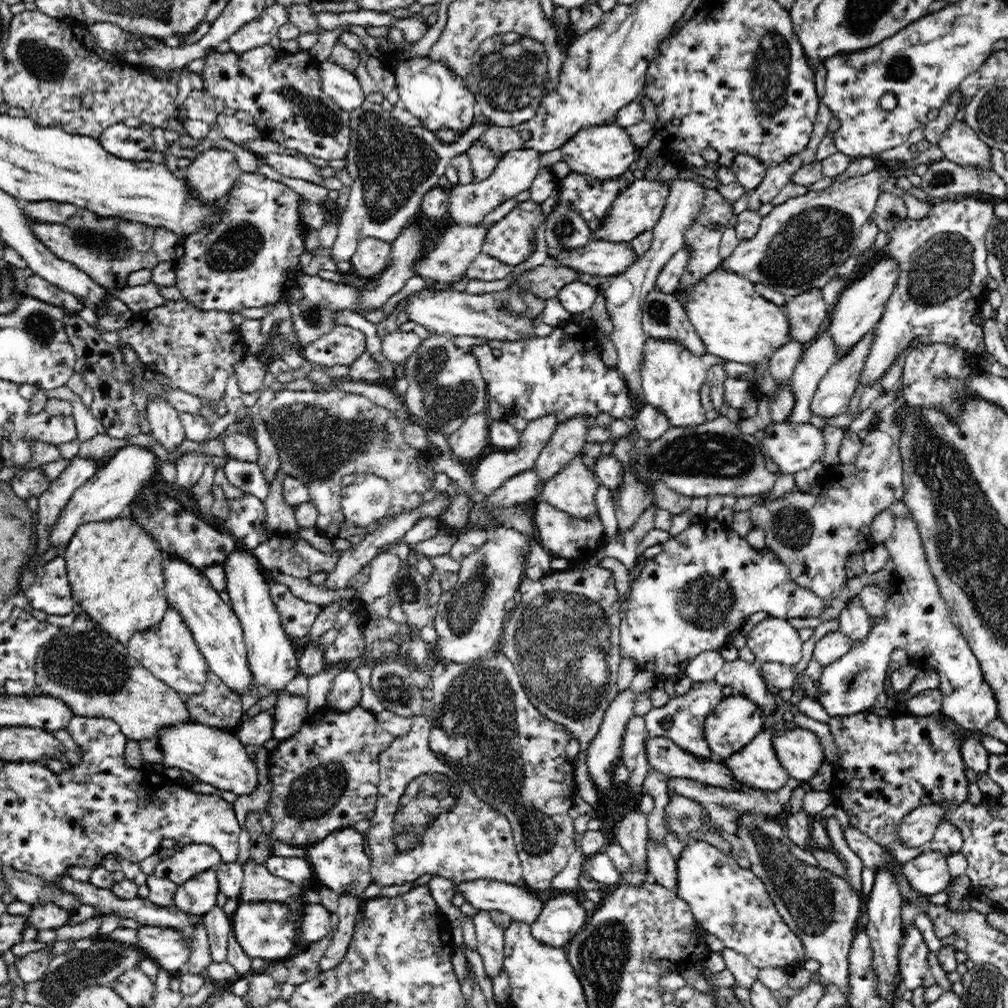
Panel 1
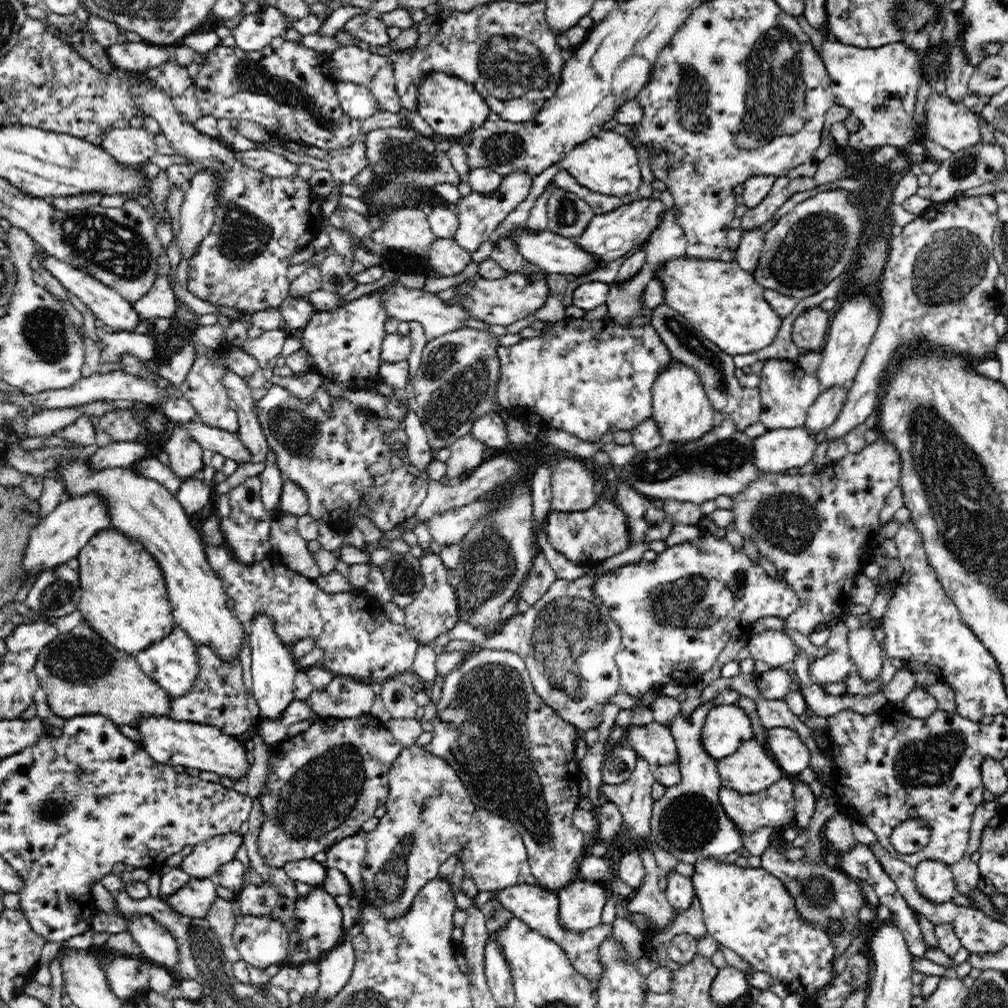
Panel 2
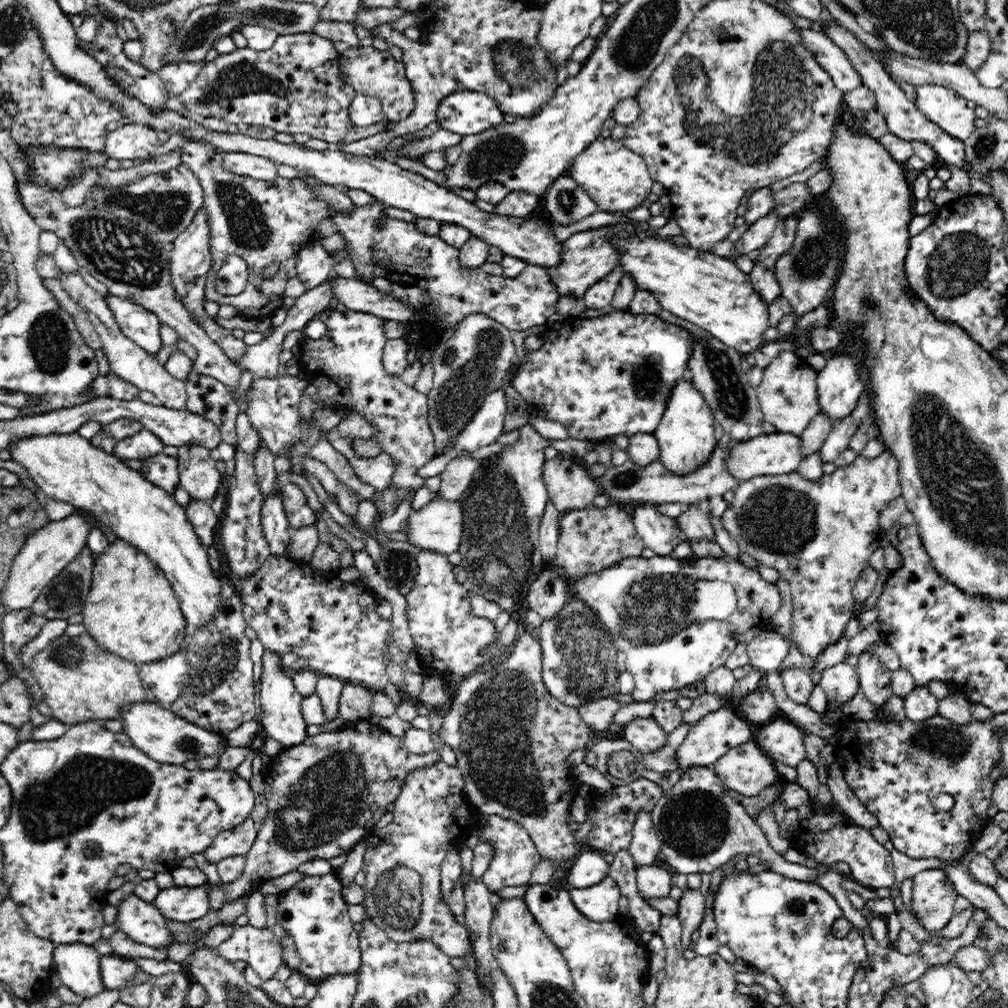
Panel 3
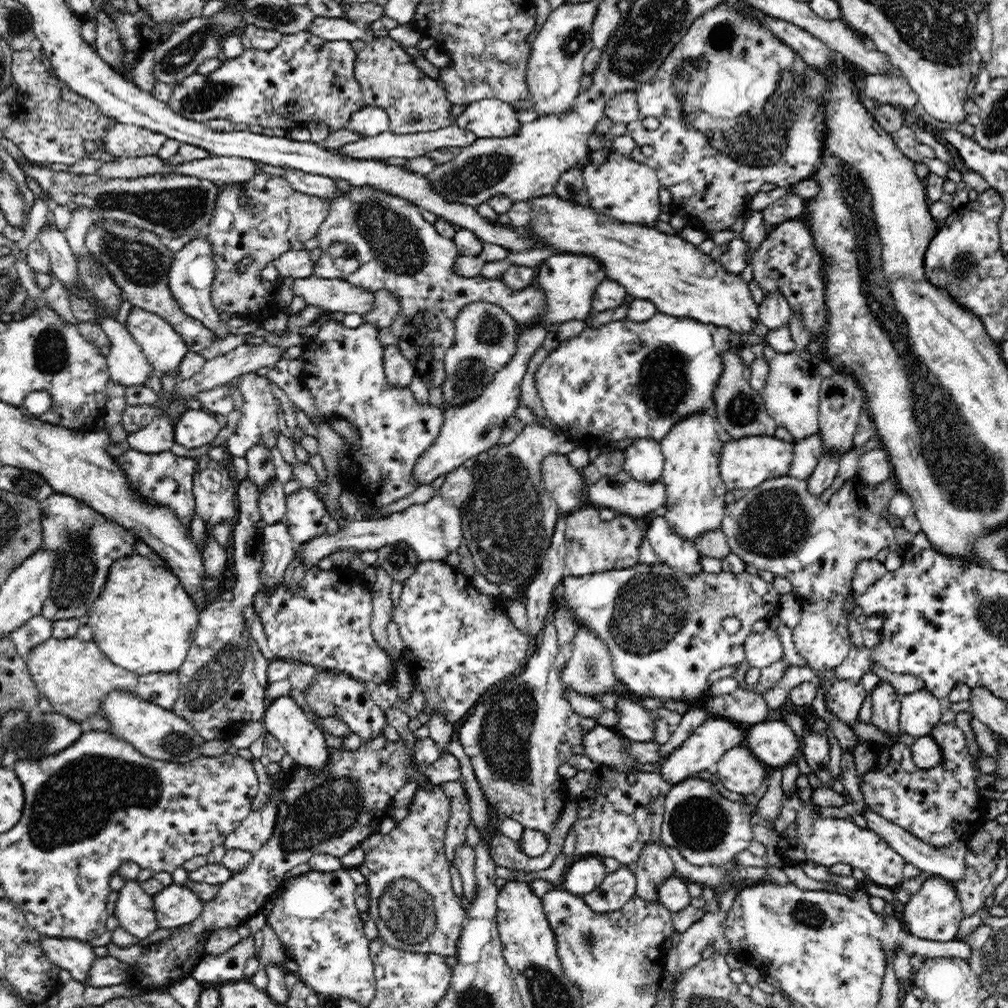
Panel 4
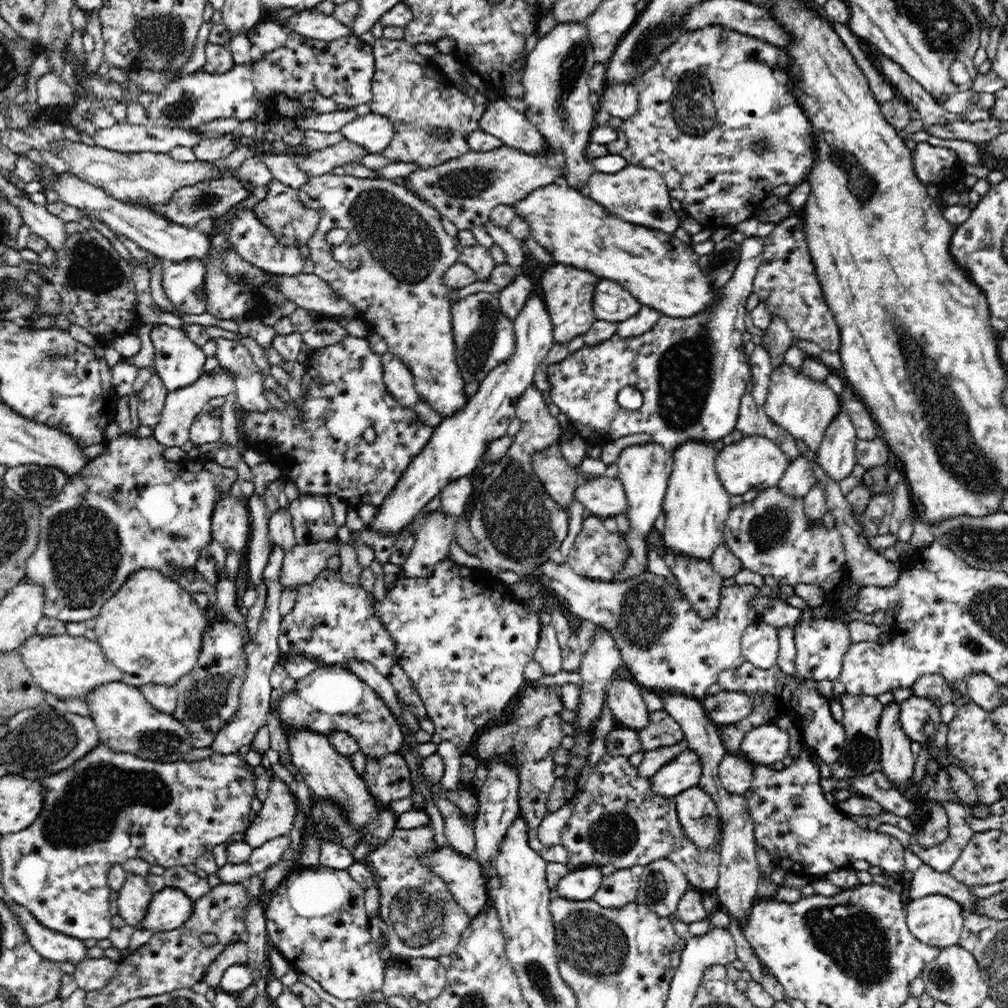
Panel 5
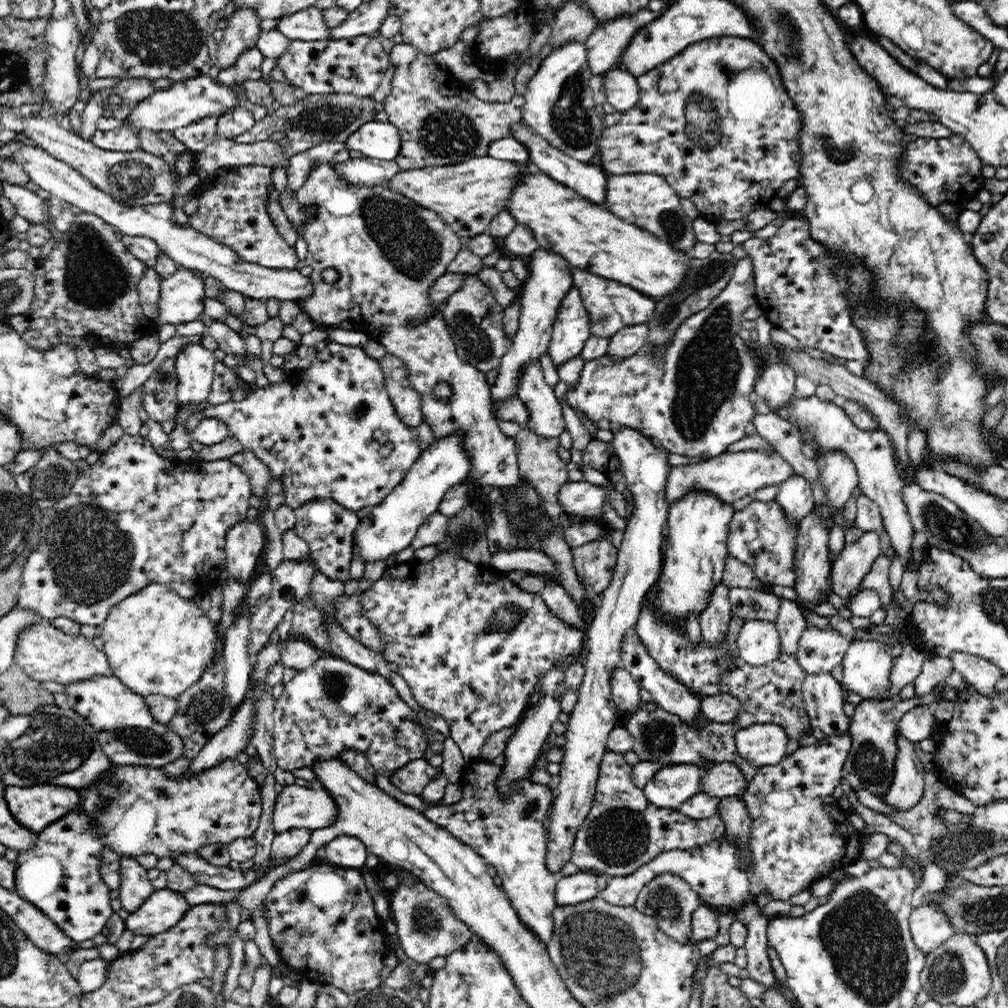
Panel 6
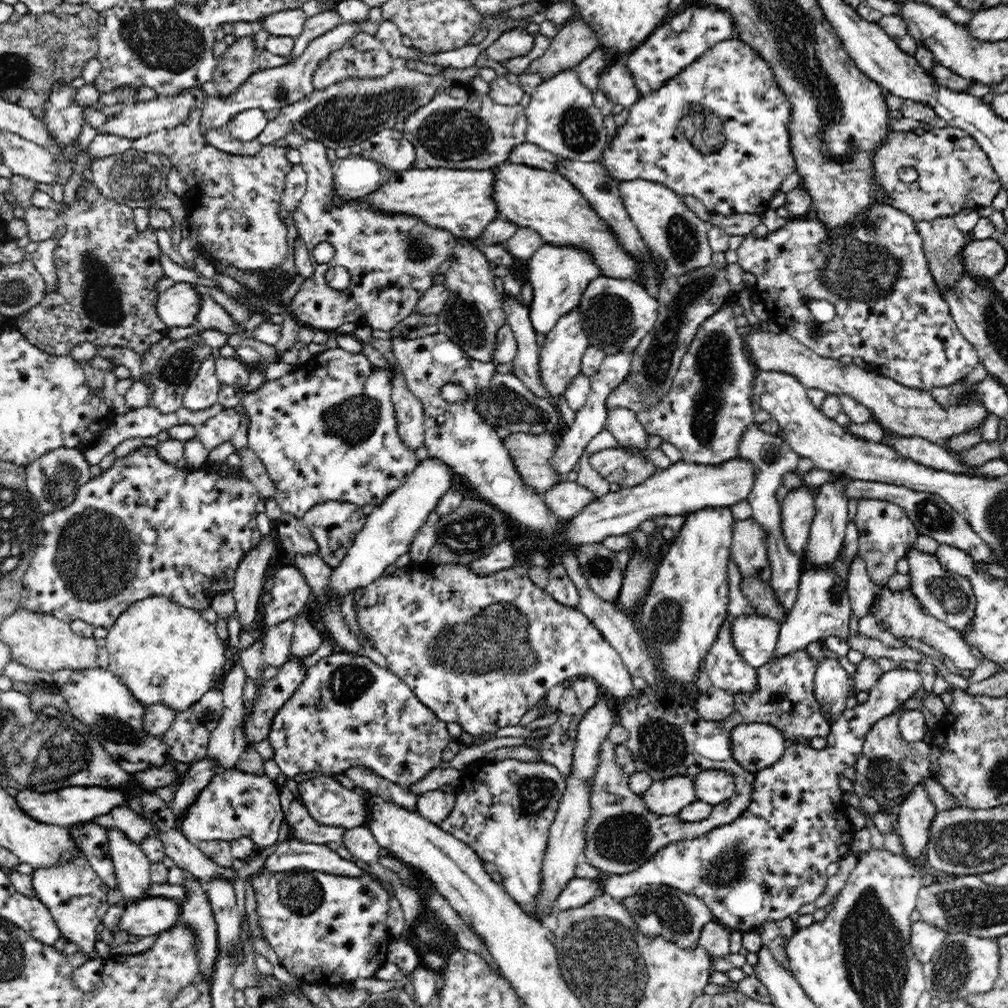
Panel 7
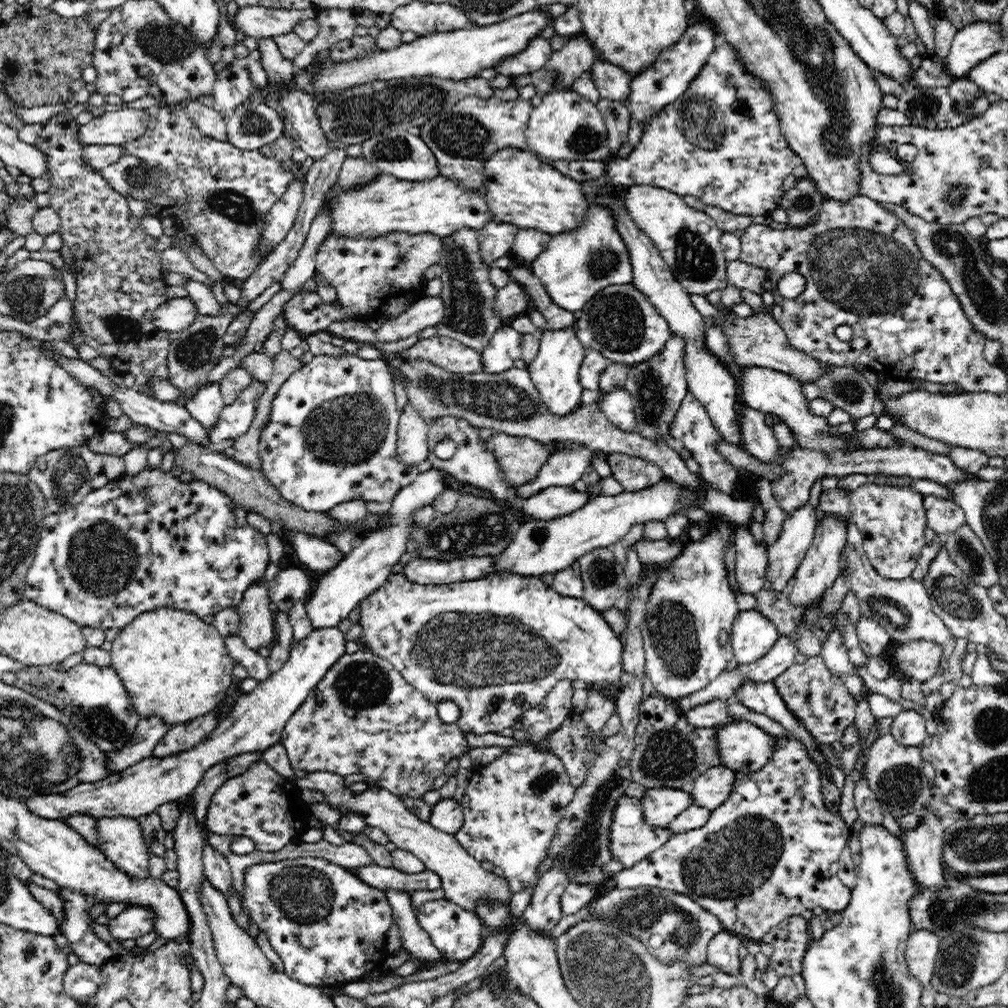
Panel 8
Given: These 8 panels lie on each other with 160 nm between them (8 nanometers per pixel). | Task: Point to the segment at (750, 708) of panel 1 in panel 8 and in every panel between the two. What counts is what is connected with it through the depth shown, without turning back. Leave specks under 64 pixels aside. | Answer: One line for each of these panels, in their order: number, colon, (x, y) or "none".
2: (727, 727)
3: (715, 735)
4: (703, 750)
5: (684, 772)
6: (672, 785)
7: (668, 796)
8: (661, 806)

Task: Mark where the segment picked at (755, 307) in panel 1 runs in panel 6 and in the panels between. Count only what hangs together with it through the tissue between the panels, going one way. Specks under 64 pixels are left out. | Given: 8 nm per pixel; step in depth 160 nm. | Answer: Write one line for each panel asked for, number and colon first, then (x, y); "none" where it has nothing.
2: (724, 302)
3: (709, 291)
4: (682, 281)
5: (659, 270)
6: (589, 236)

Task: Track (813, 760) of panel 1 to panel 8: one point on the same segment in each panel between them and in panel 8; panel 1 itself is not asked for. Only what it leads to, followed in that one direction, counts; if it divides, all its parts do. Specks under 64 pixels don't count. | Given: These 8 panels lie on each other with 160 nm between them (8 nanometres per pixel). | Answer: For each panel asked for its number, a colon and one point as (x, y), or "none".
2: (789, 751)
3: (781, 741)
4: (775, 744)
5: (765, 745)
6: (761, 744)
7: (755, 746)
8: (744, 748)

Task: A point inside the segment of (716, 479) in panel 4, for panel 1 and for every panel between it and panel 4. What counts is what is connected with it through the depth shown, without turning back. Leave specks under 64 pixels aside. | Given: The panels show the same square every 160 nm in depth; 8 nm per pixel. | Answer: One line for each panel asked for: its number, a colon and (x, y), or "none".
1: (672, 376)
2: (682, 410)
3: (685, 434)

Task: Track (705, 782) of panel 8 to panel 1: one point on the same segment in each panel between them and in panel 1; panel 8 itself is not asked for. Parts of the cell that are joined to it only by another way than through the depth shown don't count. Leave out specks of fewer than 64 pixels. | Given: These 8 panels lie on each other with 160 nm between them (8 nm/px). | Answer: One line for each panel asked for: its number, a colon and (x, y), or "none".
1: (756, 766)
2: (752, 768)
3: (746, 769)
4: (739, 771)
5: (735, 774)
6: (725, 779)
7: (714, 786)

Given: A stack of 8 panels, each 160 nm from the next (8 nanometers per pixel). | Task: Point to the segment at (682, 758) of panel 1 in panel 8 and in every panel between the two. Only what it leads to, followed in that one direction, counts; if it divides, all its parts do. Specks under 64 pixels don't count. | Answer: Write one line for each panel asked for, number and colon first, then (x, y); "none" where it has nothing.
2: (654, 743)
3: (646, 735)
4: (635, 723)
5: (624, 699)
6: (625, 691)
7: (480, 651)
8: (496, 646)

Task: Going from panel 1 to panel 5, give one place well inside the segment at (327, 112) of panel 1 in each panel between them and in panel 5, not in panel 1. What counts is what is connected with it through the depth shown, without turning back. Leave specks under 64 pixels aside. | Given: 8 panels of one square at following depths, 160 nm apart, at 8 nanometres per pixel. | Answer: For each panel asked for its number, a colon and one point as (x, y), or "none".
2: (289, 89)
3: (296, 87)
4: (305, 79)
5: (342, 69)

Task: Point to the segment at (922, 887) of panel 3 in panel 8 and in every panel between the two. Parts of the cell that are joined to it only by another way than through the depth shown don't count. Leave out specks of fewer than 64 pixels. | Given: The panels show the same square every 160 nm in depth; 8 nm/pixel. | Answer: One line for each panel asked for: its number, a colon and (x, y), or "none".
4: (934, 912)
5: (936, 920)
6: (930, 927)
7: (926, 940)
8: (922, 948)

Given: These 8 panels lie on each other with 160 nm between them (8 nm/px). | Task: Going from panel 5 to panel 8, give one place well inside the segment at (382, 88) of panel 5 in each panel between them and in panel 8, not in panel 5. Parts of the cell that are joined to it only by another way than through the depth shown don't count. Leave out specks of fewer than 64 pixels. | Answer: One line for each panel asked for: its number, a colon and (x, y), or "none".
6: (440, 121)
7: (460, 128)
8: (462, 137)

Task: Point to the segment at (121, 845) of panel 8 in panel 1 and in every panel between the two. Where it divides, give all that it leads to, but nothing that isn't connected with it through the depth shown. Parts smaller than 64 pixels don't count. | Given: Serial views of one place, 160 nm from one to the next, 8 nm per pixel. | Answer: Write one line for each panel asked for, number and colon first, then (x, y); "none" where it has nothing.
1: (164, 945)
2: (157, 943)
3: (142, 921)
4: (134, 909)
5: (134, 897)
6: (135, 887)
7: (132, 868)

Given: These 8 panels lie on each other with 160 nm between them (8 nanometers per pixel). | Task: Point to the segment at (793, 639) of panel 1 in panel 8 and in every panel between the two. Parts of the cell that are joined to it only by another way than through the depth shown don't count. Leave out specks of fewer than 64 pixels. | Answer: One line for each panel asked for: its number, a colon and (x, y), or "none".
2: (774, 647)
3: (766, 651)
4: (761, 649)
5: (760, 644)
6: (758, 642)
7: (755, 636)
8: (753, 635)

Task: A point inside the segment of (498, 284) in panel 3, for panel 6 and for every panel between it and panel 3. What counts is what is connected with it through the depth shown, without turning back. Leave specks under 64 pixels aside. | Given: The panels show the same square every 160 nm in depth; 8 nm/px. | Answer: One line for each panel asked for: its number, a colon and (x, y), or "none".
4: (399, 251)
5: (398, 291)
6: (389, 252)

